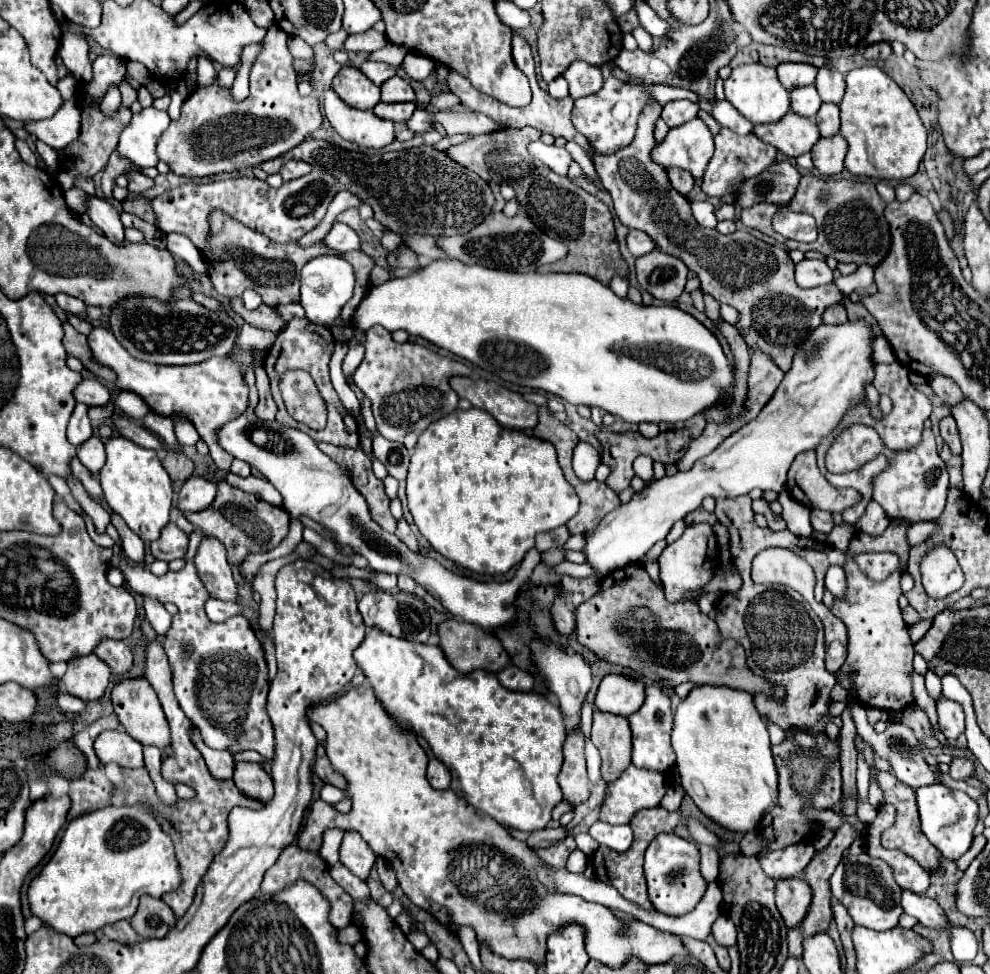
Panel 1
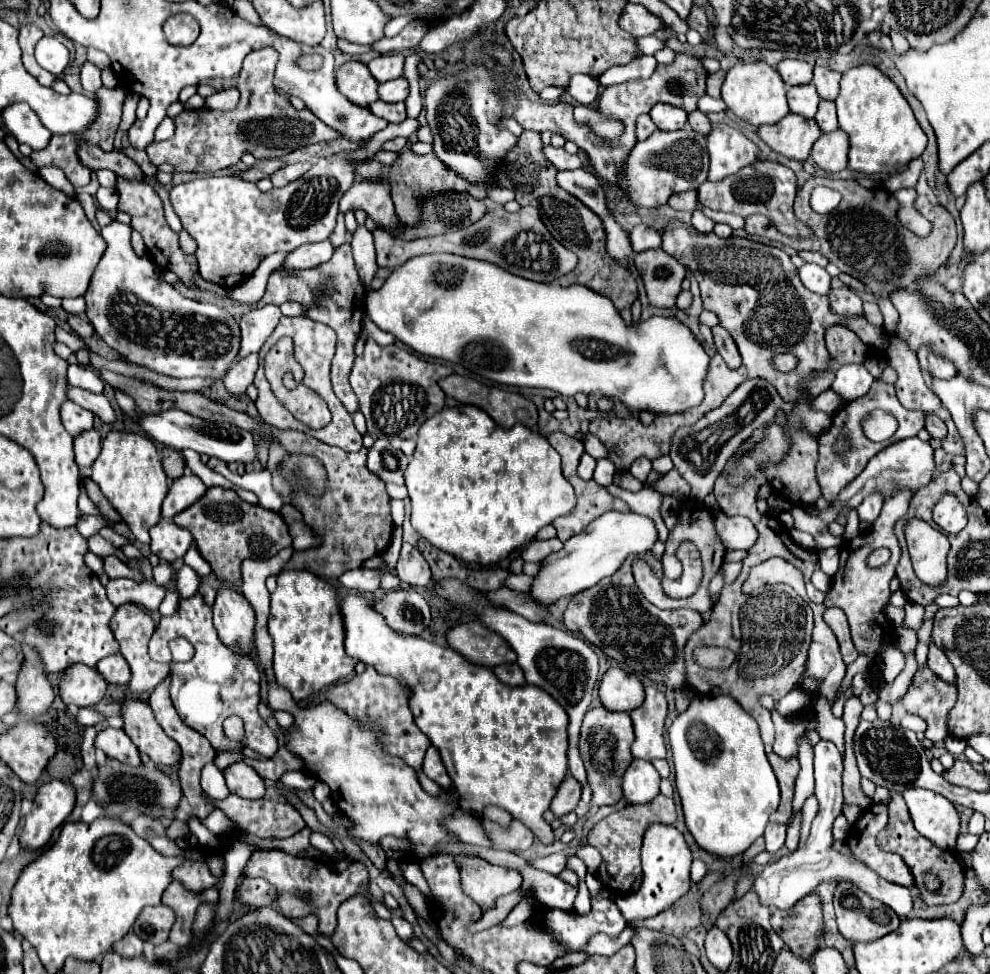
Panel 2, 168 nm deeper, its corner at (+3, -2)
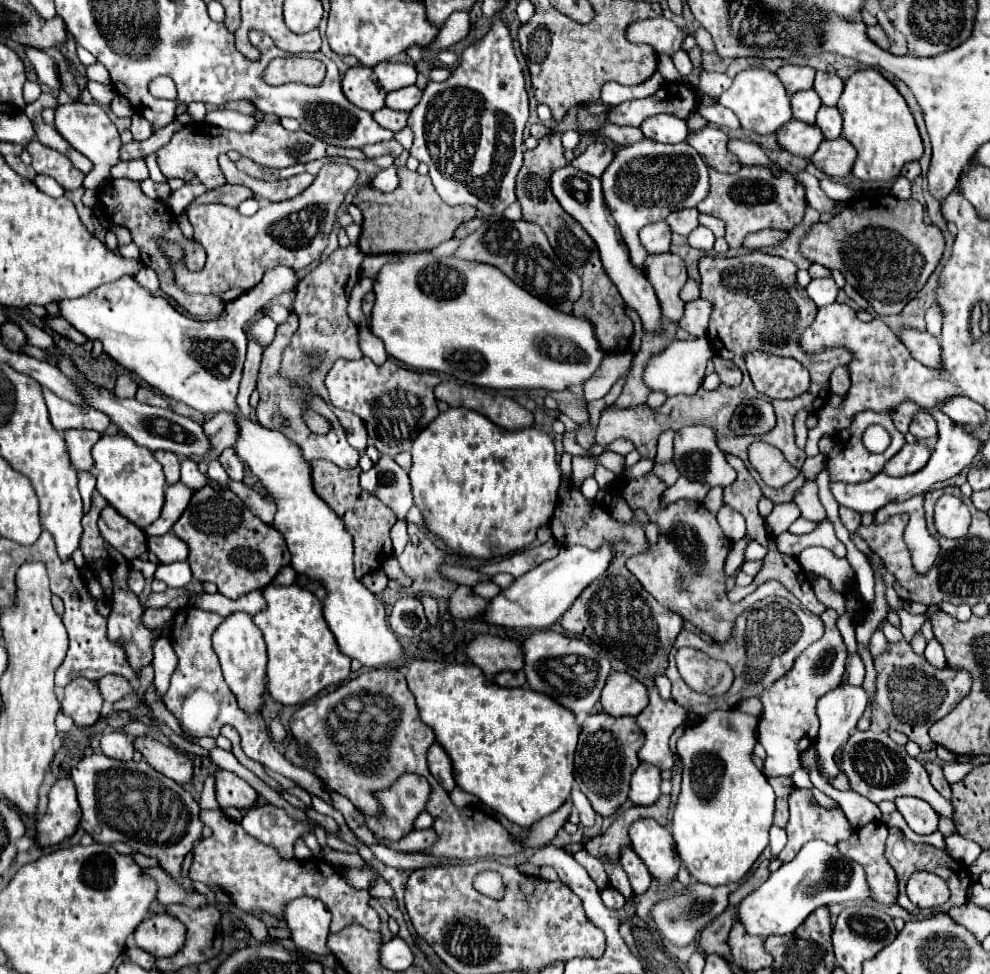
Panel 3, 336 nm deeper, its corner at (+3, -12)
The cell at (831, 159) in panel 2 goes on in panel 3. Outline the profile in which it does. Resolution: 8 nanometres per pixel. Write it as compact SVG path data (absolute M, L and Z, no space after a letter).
M835 138L823 140L817 152L811 156L811 162L831 178L843 178L851 172L853 160L857 158L857 150L849 140Z

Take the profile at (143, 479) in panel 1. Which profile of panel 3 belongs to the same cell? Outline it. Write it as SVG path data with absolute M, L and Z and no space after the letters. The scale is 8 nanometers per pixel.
M105 434L93 446L93 460L97 474L97 490L121 516L137 524L141 530L145 530L151 522L159 518L165 496L165 476L161 464L147 448L133 444L133 440L129 440L129 436L125 434Z

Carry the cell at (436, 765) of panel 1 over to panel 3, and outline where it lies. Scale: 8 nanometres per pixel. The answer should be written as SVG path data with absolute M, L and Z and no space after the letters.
M433 742L433 744L431 744L429 754L427 754L427 760L429 760L429 770L431 770L431 774L437 778L437 782L439 782L447 792L451 792L451 790L455 788L453 766L451 766L449 754L441 748L439 742Z

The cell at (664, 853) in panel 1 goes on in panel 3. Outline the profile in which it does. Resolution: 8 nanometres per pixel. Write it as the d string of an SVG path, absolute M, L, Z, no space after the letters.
M637 820L637 824L629 828L629 838L633 844L631 848L649 868L653 878L661 884L669 884L677 876L681 862L671 832L665 826L659 826L655 820Z

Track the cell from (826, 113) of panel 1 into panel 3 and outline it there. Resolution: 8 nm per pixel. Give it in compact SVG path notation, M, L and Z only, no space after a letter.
M821 106L817 112L817 126L821 128L825 138L837 138L841 136L841 116L837 108Z

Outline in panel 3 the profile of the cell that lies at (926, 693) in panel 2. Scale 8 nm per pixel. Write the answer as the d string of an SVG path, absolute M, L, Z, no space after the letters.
M907 640L889 642L889 650L875 656L875 670L877 680L875 696L869 706L869 720L877 724L883 732L905 732L907 738L919 744L923 752L935 750L937 744L929 738L927 730L931 724L949 714L955 704L969 694L971 676L953 668L933 668L933 664L925 660L925 656L919 656L911 650Z

